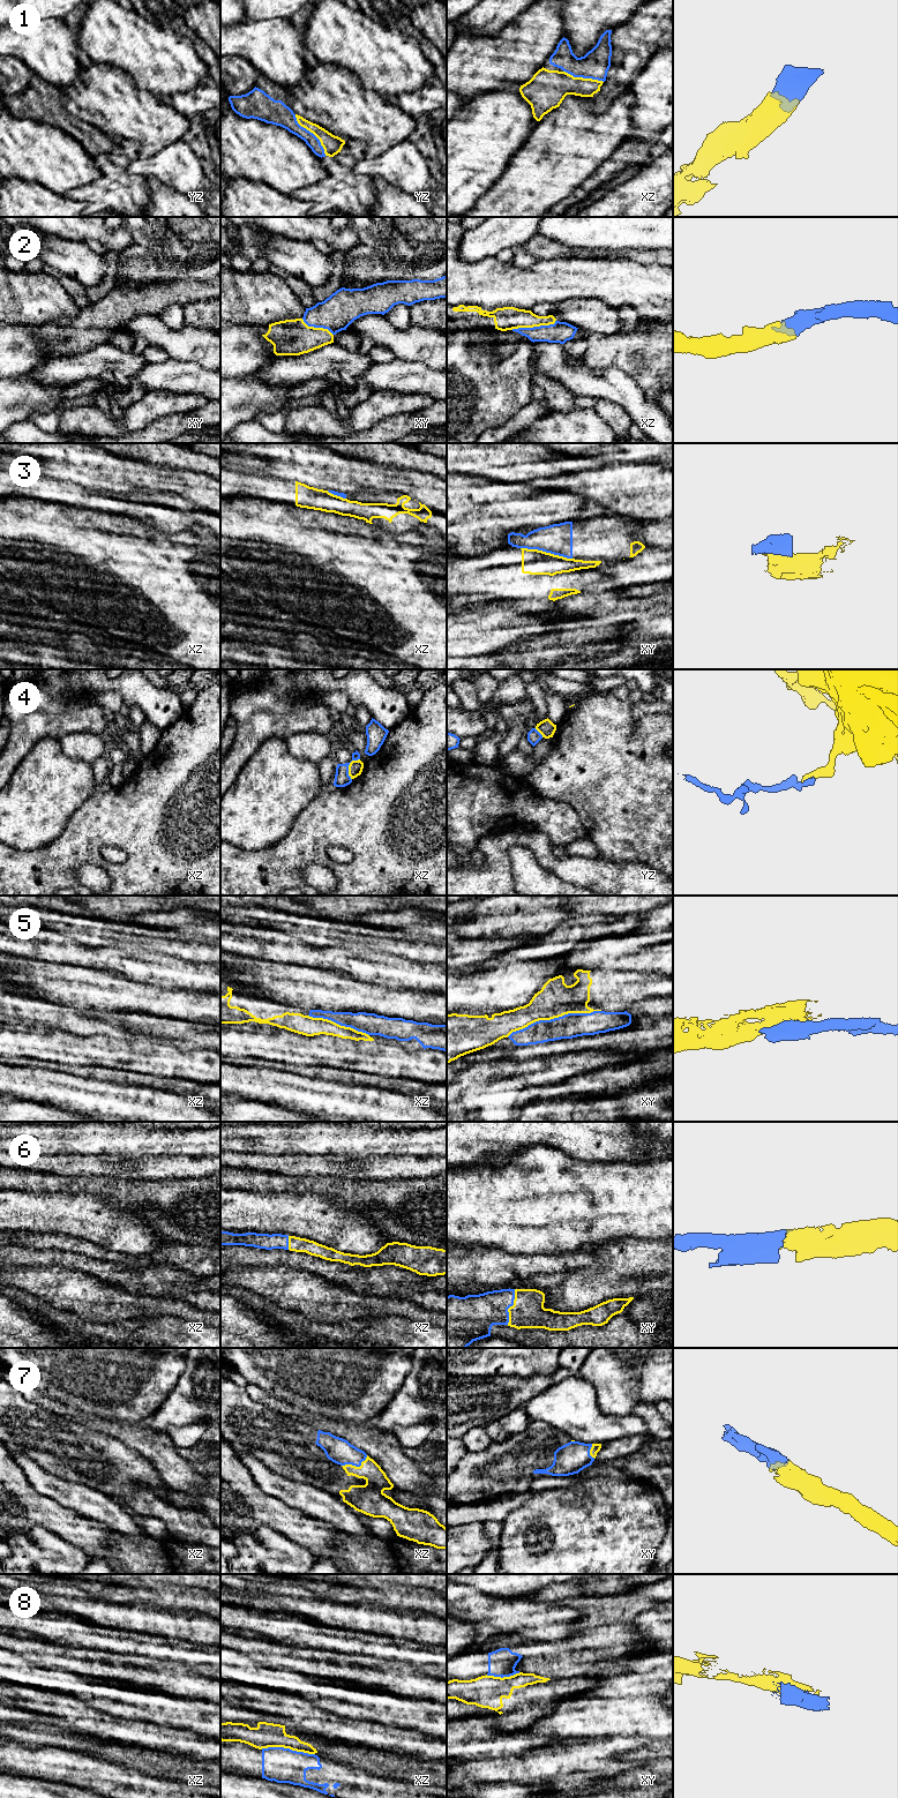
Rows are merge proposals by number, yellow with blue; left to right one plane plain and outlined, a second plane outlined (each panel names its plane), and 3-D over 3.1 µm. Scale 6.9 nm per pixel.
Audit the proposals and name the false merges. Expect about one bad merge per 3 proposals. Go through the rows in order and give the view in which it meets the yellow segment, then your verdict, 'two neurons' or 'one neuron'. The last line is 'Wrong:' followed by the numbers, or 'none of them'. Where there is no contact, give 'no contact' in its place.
1: contact in yz; one neuron
2: contact in xz; one neuron
3: contact in xy; two neurons
4: contact in xz; two neurons
5: contact in xy; two neurons
6: contact in xy; one neuron
7: contact in xz; one neuron
8: contact in xz; two neurons
Wrong: 3, 4, 5, 8

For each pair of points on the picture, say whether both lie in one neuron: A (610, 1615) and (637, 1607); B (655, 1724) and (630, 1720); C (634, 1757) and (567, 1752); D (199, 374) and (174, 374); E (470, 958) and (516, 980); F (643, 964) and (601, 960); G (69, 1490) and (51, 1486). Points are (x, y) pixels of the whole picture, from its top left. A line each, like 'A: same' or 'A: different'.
A: same
B: same
C: different
D: same
E: different
F: same
G: same

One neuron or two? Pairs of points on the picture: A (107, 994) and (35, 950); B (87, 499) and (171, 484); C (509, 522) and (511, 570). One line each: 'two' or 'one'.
A: two
B: two
C: two

